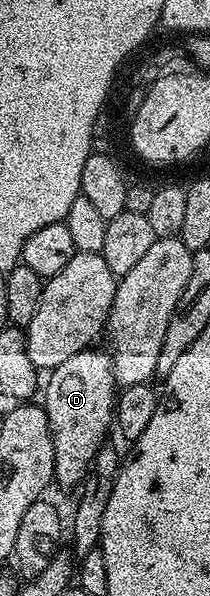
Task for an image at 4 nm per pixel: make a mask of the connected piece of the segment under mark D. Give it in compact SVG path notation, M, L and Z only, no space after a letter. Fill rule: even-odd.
M90 348L88 350L80 350L75 352L75 356L71 356L68 360L63 360L63 364L59 364L55 369L48 371L47 378L49 378L49 383L44 383L43 394L45 390L45 399L43 399L43 405L45 407L45 415L49 421L49 431L53 437L53 477L55 479L56 485L61 486L73 486L76 487L78 484L85 481L92 465L95 460L95 456L99 452L99 448L106 445L107 438L105 438L105 433L108 432L109 426L114 425L114 407L117 405L117 397L119 395L119 387L115 376L113 375L113 359L108 353L105 354L98 348Z

